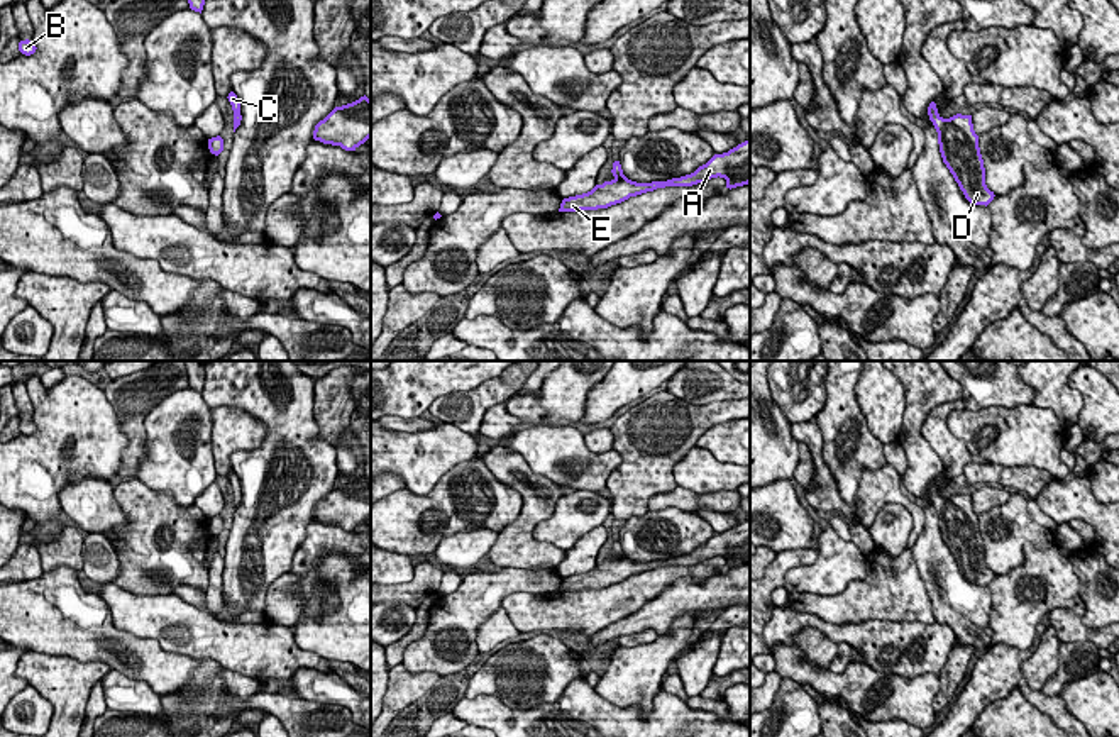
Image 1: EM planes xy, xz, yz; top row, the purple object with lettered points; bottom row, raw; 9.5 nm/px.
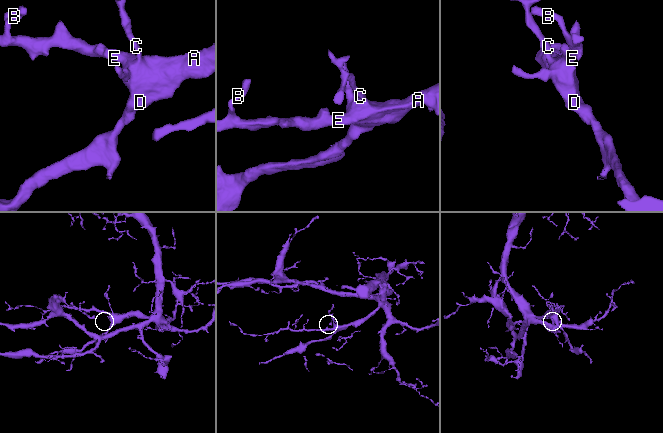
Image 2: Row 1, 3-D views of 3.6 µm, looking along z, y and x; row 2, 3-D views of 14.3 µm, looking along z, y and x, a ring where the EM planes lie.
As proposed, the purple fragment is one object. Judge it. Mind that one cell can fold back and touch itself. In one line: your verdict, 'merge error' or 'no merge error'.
no merge error

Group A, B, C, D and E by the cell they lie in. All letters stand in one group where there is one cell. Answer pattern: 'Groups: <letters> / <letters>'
Groups: A B C D E

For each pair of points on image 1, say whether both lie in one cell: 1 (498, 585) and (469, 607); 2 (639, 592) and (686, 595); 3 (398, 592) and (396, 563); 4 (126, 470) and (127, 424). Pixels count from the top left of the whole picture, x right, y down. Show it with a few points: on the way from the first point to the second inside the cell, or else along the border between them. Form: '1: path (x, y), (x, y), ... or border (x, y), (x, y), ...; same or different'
1: path (491, 587), (476, 600); same
2: border (700, 583), (693, 578), (678, 578), (627, 615); different
3: border (415, 561), (410, 580), (388, 585); different
4: path (131, 458), (134, 453), (134, 436); same

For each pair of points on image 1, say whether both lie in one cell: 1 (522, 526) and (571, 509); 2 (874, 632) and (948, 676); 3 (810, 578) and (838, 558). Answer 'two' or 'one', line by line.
1: two
2: two
3: one

